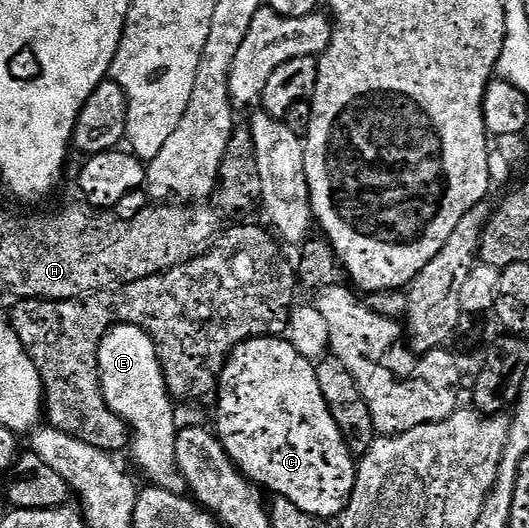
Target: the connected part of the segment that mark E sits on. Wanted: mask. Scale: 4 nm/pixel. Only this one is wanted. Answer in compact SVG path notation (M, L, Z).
M112 326L97 345L95 375L105 406L128 429L129 452L138 469L150 484L184 496L187 487L177 465L175 413L153 339L137 326Z

